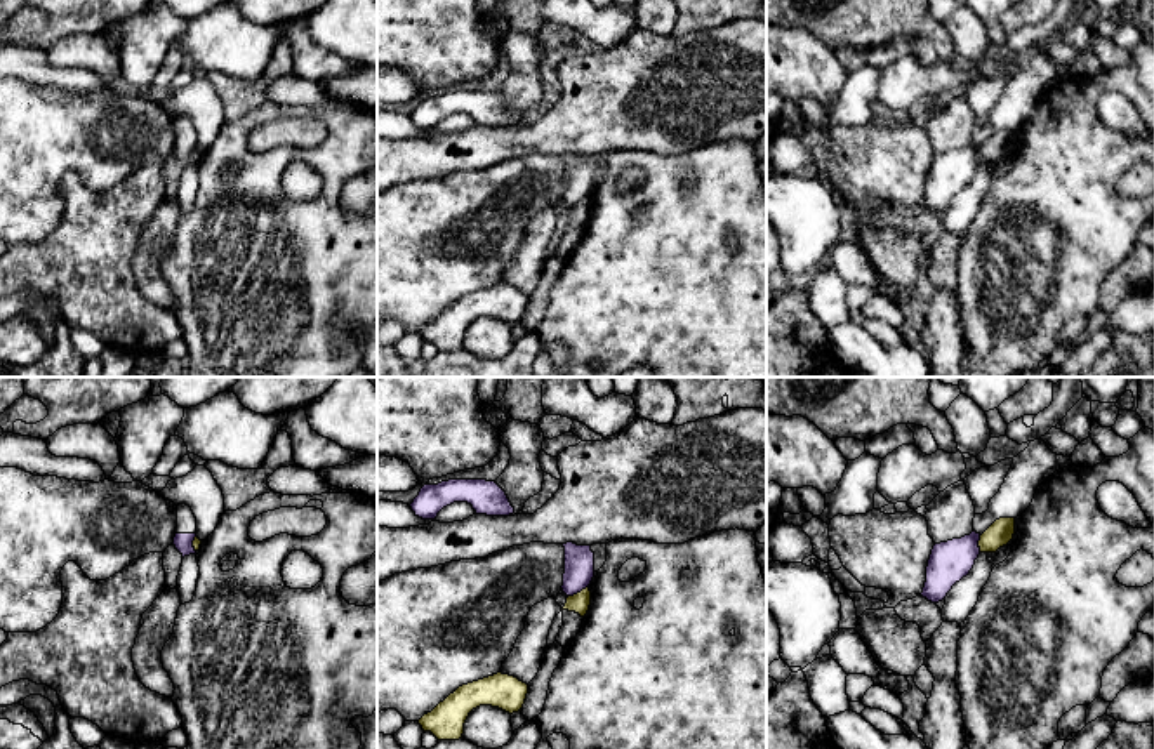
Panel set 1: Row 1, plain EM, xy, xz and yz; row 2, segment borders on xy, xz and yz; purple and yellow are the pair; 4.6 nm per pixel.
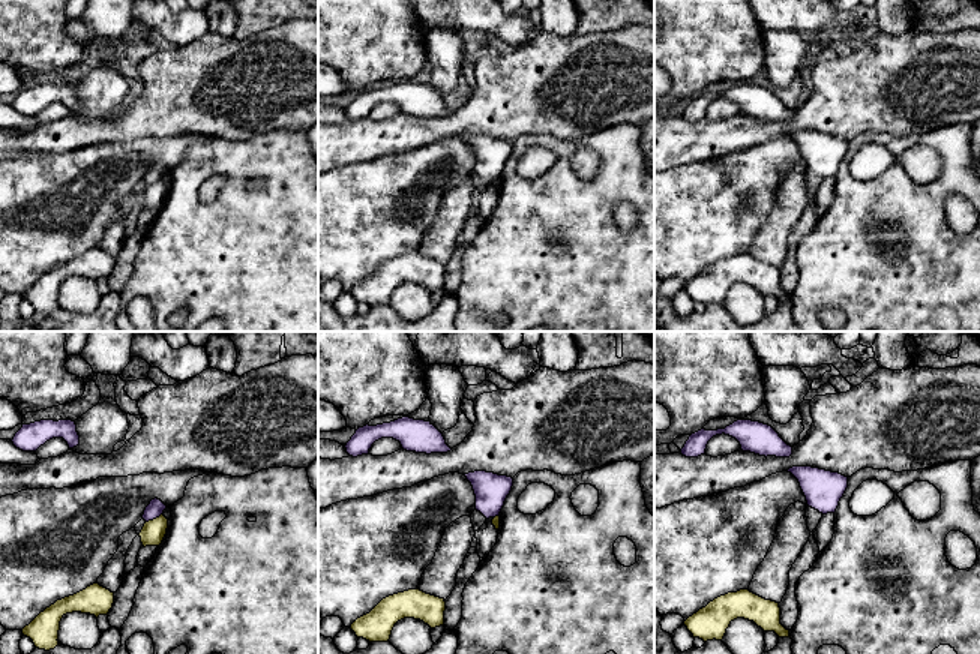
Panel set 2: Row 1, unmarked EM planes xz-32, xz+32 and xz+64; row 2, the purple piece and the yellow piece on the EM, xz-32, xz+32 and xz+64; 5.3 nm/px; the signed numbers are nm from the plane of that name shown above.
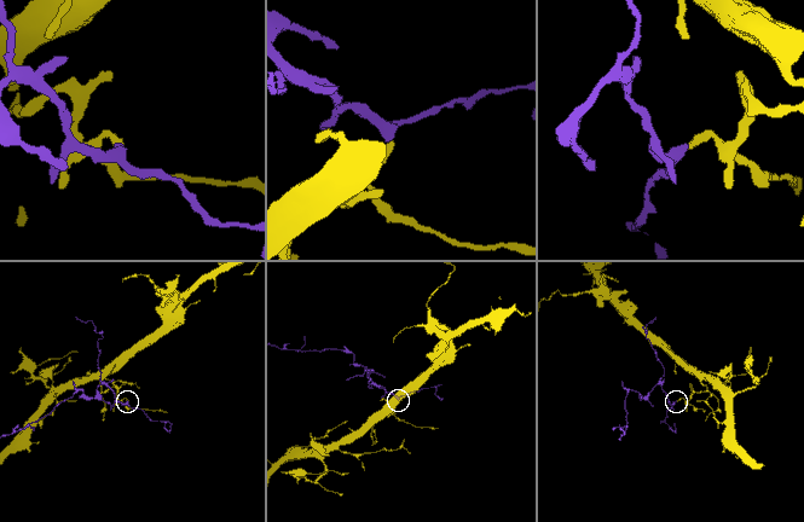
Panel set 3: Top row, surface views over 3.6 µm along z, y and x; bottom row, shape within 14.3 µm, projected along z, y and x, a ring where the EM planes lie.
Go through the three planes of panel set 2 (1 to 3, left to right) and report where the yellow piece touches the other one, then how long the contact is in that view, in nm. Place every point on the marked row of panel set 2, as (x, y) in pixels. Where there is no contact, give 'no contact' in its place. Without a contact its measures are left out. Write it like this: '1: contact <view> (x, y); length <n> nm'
1: contact xz-32 (153, 518); length 100 nm
2: contact xz+32 (496, 515); length 30 nm
3: no contact

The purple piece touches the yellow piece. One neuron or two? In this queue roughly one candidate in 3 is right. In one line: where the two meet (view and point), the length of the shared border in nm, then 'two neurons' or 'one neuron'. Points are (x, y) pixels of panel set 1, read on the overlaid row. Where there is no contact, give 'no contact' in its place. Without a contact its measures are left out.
xz (577, 591) | 110 nm | two neurons

